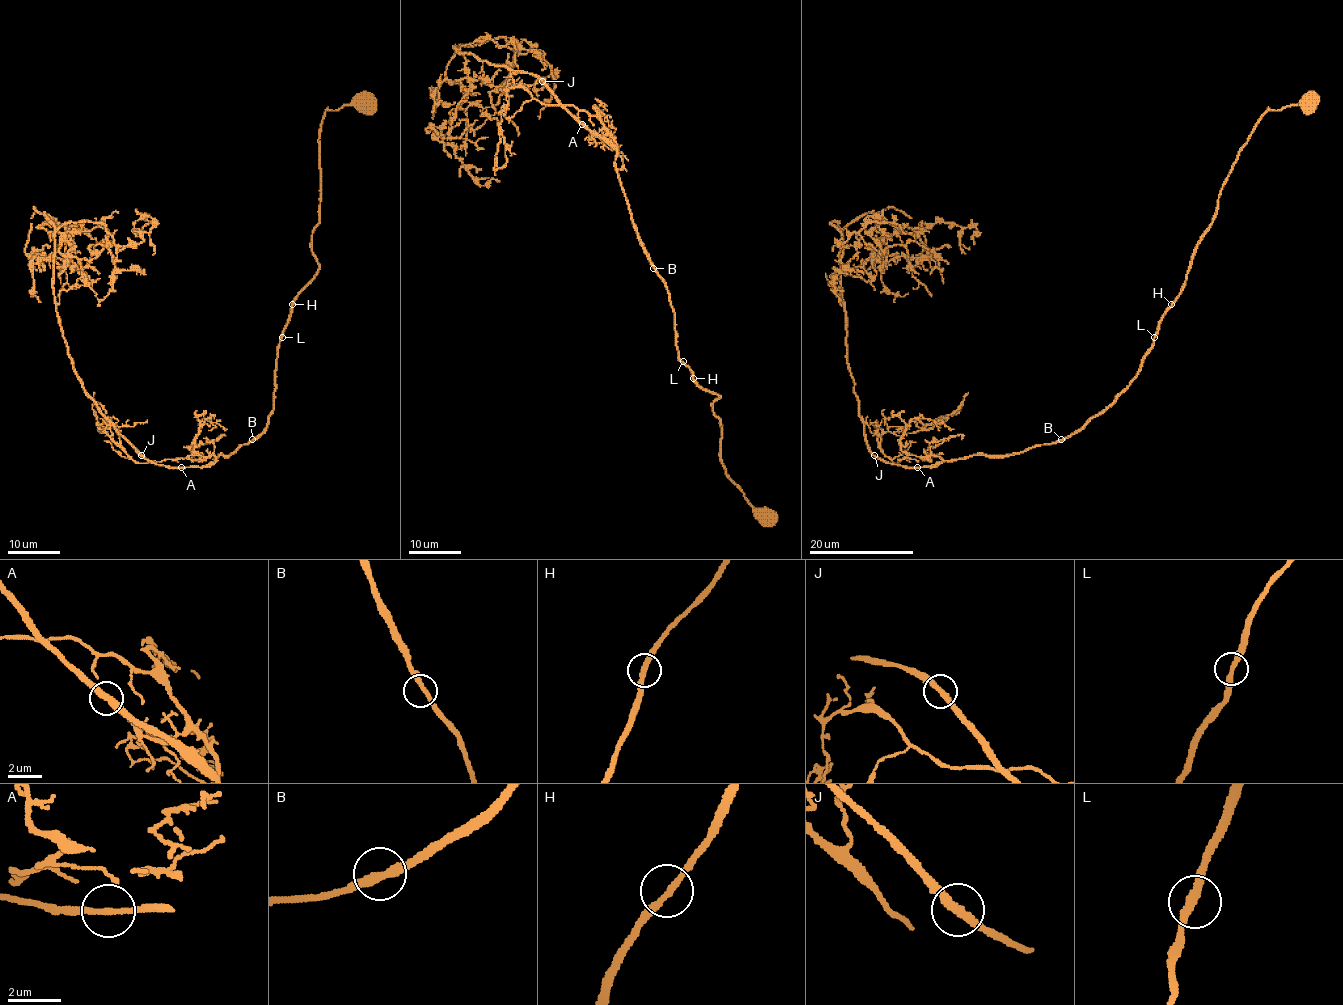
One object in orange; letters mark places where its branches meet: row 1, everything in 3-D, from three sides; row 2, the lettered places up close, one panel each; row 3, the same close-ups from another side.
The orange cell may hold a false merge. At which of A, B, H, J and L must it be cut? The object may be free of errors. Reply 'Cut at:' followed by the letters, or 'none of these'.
Cut at: none of these

